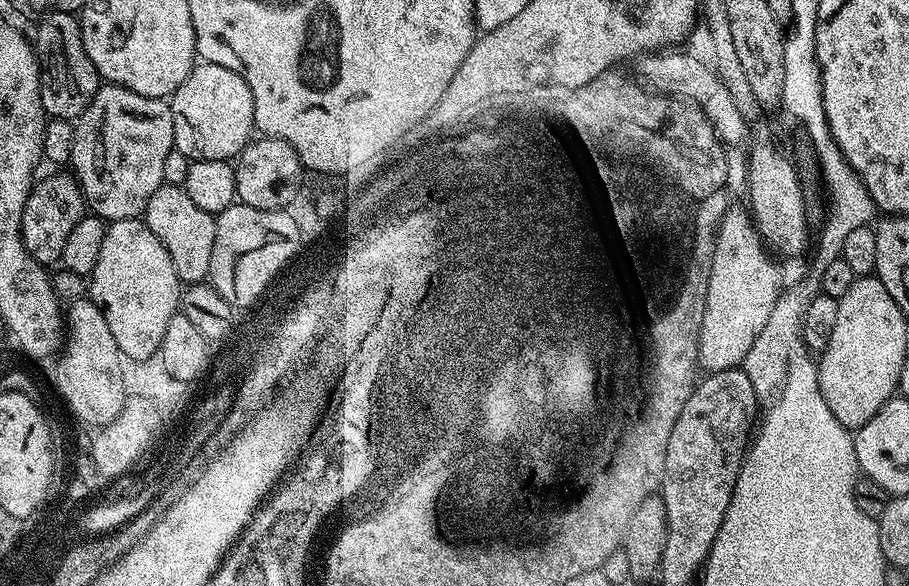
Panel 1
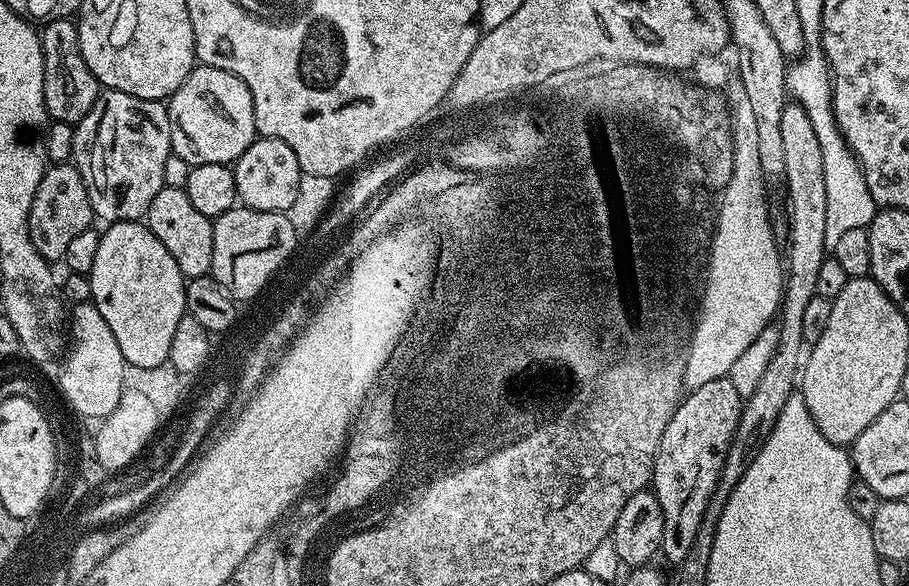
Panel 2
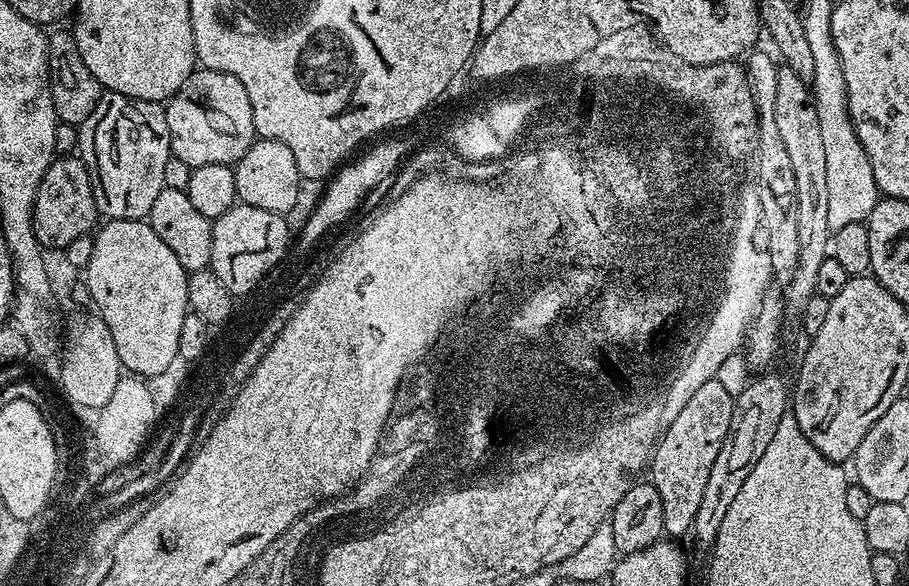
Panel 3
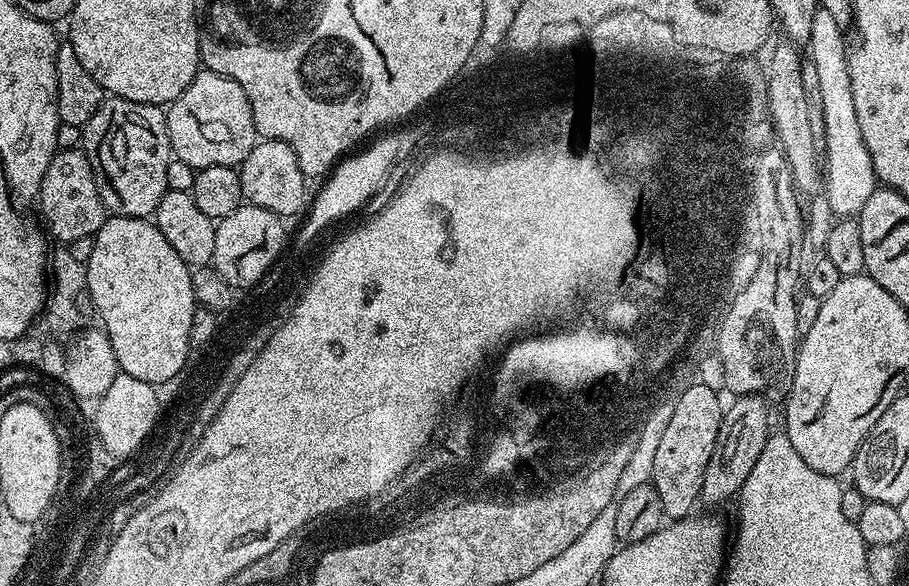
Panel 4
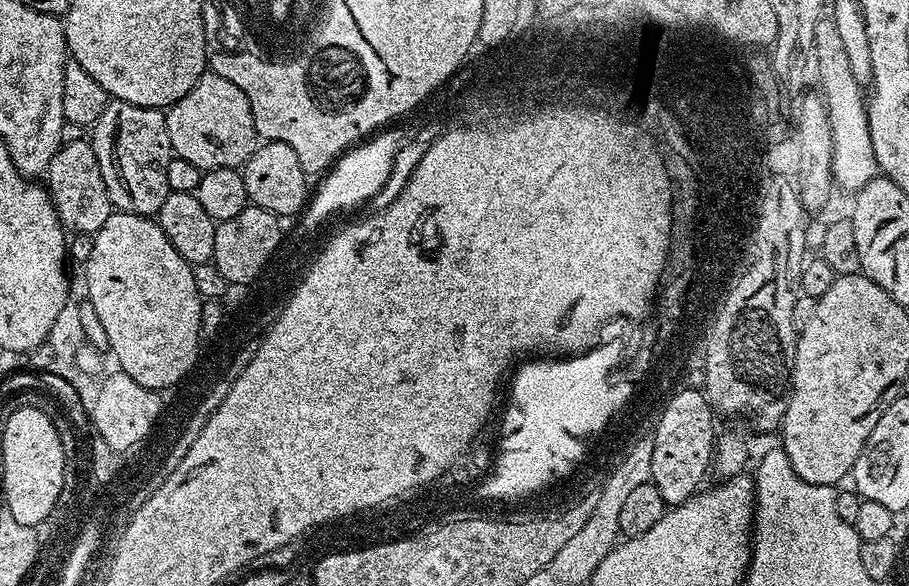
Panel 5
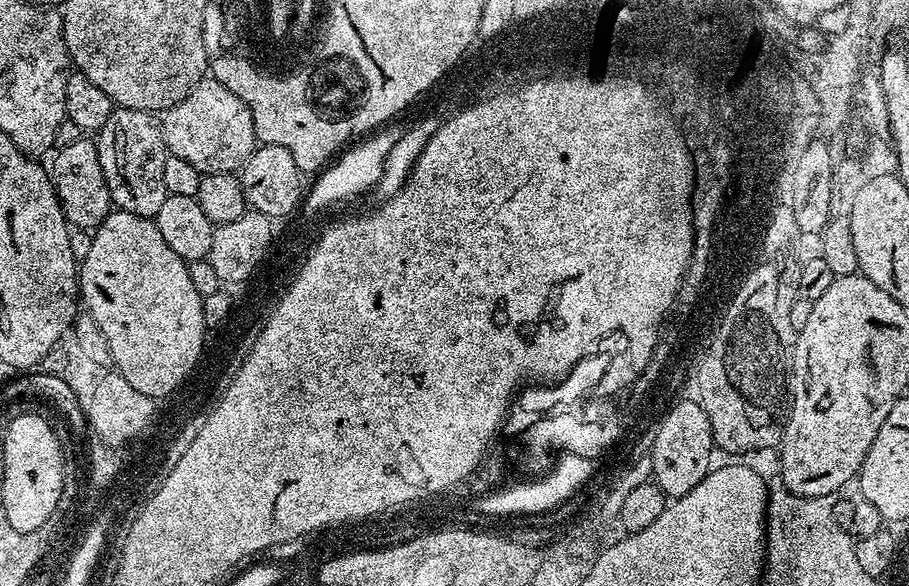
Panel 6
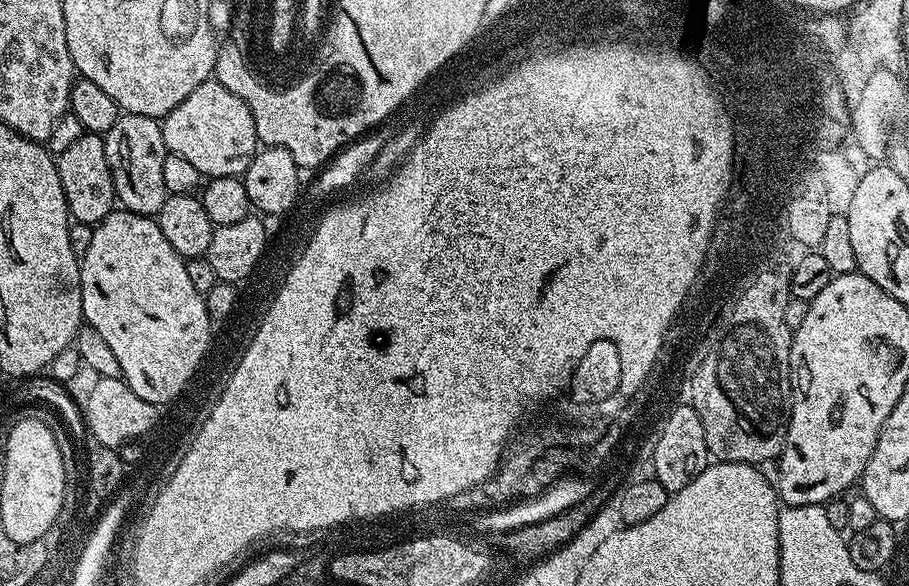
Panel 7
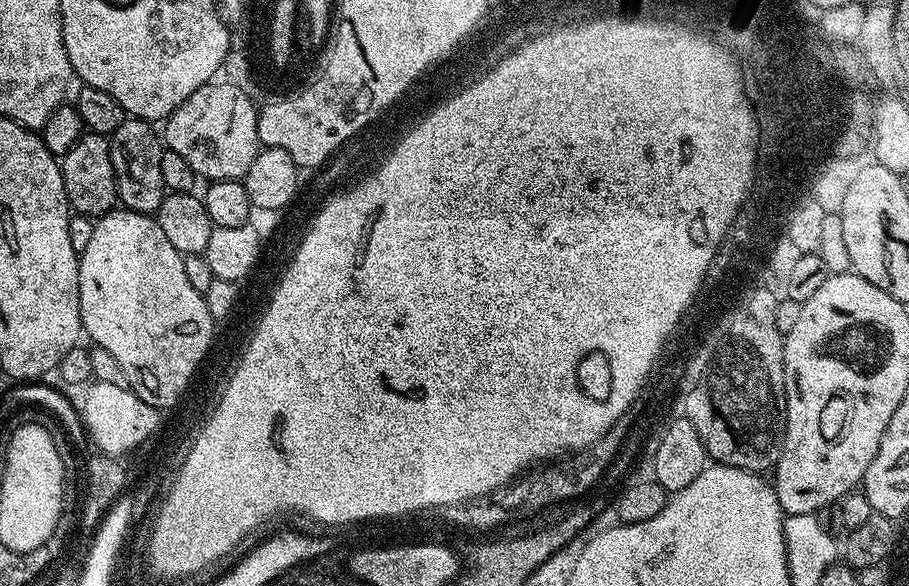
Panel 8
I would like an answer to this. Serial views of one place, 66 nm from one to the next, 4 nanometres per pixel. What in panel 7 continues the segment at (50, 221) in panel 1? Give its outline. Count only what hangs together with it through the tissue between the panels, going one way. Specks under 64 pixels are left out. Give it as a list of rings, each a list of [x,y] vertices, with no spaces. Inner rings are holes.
[[[85,132],[82,138],[77,138],[67,150],[62,150],[55,157],[58,178],[62,182],[62,194],[66,194],[68,215],[75,223],[101,224],[105,218],[117,207],[116,187],[114,178],[110,174],[110,162],[106,162],[106,146],[103,135],[95,132]]]

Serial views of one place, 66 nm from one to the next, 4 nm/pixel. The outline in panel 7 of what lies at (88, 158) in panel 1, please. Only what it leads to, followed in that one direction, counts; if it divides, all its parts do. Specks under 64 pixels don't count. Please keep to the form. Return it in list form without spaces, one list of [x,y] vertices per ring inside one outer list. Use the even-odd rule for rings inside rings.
[[[122,114],[108,132],[103,133],[106,146],[106,162],[110,162],[110,174],[114,178],[116,198],[121,209],[136,212],[140,216],[155,217],[162,210],[162,202],[170,194],[166,182],[162,182],[162,162],[166,155],[164,129],[154,116]]]

